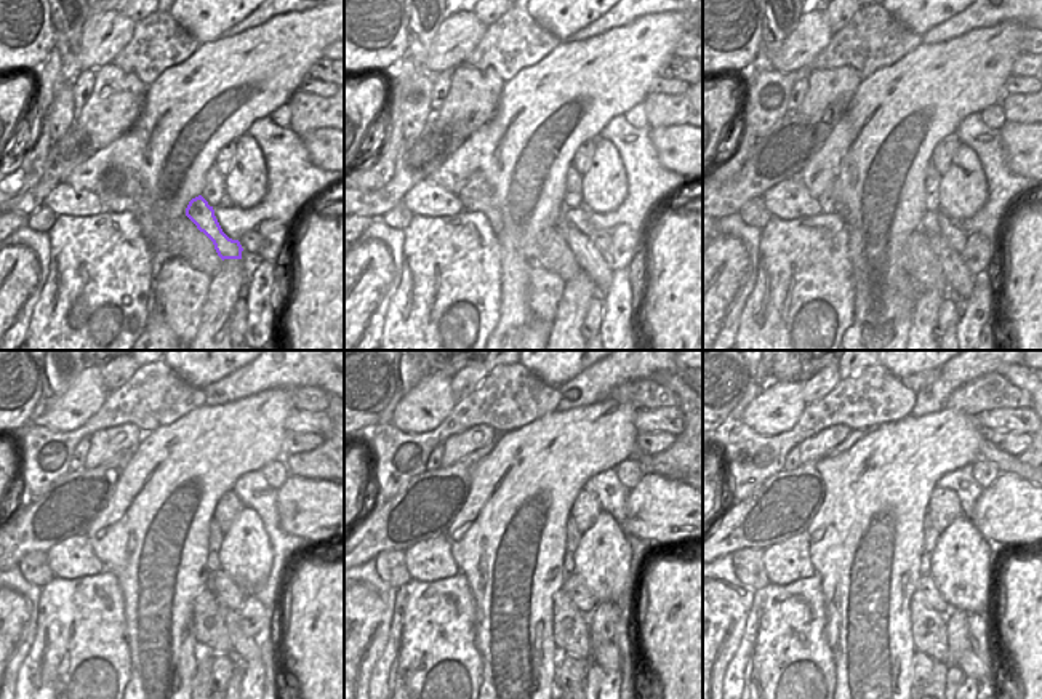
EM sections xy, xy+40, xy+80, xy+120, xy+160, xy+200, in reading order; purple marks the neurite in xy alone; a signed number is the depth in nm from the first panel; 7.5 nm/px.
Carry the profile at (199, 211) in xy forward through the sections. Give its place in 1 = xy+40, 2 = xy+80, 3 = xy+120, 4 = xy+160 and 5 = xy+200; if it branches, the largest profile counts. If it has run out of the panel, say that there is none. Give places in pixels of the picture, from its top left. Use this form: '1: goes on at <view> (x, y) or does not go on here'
1: goes on at xy+40 (591, 259)
2: goes on at xy+80 (959, 279)
3: goes on at xy+120 (244, 645)
4: goes on at xy+160 (607, 656)
5: goes on at xy+200 (970, 663)

